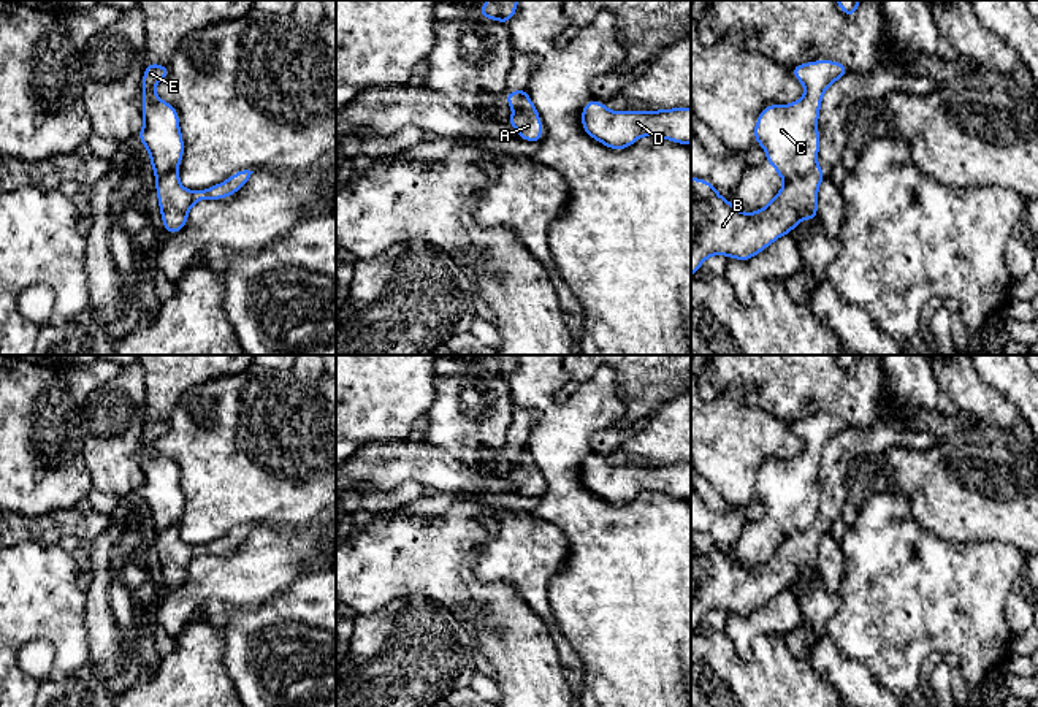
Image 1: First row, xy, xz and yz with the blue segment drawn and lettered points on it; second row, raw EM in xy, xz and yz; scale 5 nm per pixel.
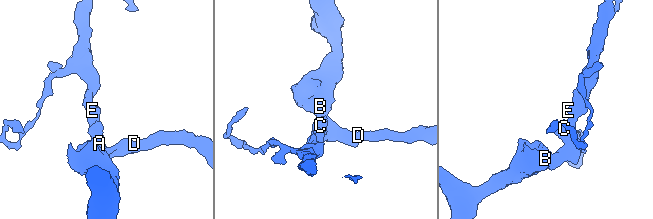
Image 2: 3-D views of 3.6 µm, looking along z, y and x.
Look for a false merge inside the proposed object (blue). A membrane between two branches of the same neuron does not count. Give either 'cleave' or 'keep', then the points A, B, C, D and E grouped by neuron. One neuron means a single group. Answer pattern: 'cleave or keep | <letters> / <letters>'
cleave | A B D / C E

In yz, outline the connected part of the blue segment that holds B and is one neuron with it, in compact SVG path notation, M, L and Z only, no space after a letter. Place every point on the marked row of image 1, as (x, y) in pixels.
M816 163L805 176L792 176L762 209L742 212L712 182L691 178L691 276L710 255L746 262L800 220L818 217L818 190L827 178Z

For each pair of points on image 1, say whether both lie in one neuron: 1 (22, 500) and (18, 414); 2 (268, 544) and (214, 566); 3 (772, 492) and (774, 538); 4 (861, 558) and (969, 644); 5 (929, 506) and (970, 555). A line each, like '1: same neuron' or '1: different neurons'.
1: same neuron
2: same neuron
3: same neuron
4: same neuron
5: different neurons

